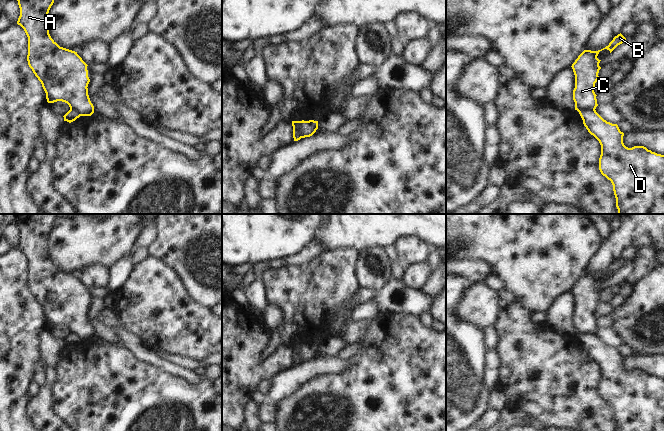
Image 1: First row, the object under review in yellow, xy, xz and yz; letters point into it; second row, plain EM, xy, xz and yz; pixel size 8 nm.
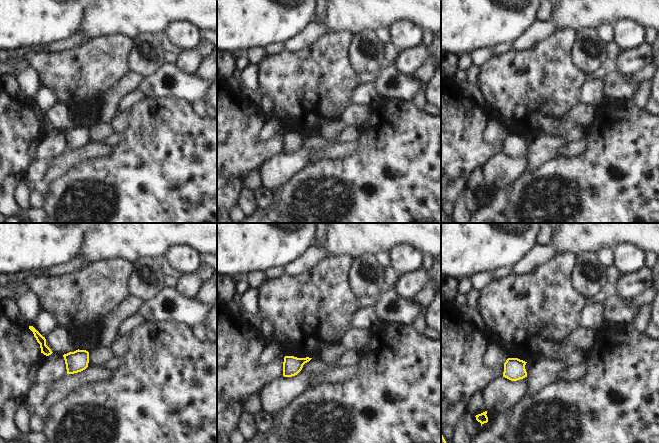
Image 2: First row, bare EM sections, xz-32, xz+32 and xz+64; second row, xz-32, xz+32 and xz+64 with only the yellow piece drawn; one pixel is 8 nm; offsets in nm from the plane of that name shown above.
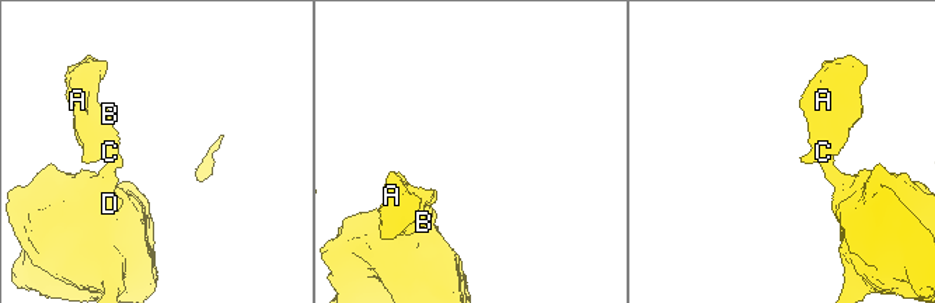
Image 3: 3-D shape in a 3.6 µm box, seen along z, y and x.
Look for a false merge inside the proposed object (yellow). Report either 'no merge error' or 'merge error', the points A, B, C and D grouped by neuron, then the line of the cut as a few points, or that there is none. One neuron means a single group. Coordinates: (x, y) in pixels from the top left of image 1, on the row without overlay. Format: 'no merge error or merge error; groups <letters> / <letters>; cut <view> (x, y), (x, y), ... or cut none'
merge error; groups A B C / D; cut xz (297, 345), (302, 361)

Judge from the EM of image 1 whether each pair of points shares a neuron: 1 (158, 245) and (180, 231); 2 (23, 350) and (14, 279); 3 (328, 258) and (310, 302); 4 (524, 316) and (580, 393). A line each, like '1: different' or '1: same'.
1: same
2: same
3: same
4: same

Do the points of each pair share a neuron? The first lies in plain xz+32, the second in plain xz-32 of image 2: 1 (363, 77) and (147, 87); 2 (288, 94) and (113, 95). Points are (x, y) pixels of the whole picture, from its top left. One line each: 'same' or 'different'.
1: different
2: different

